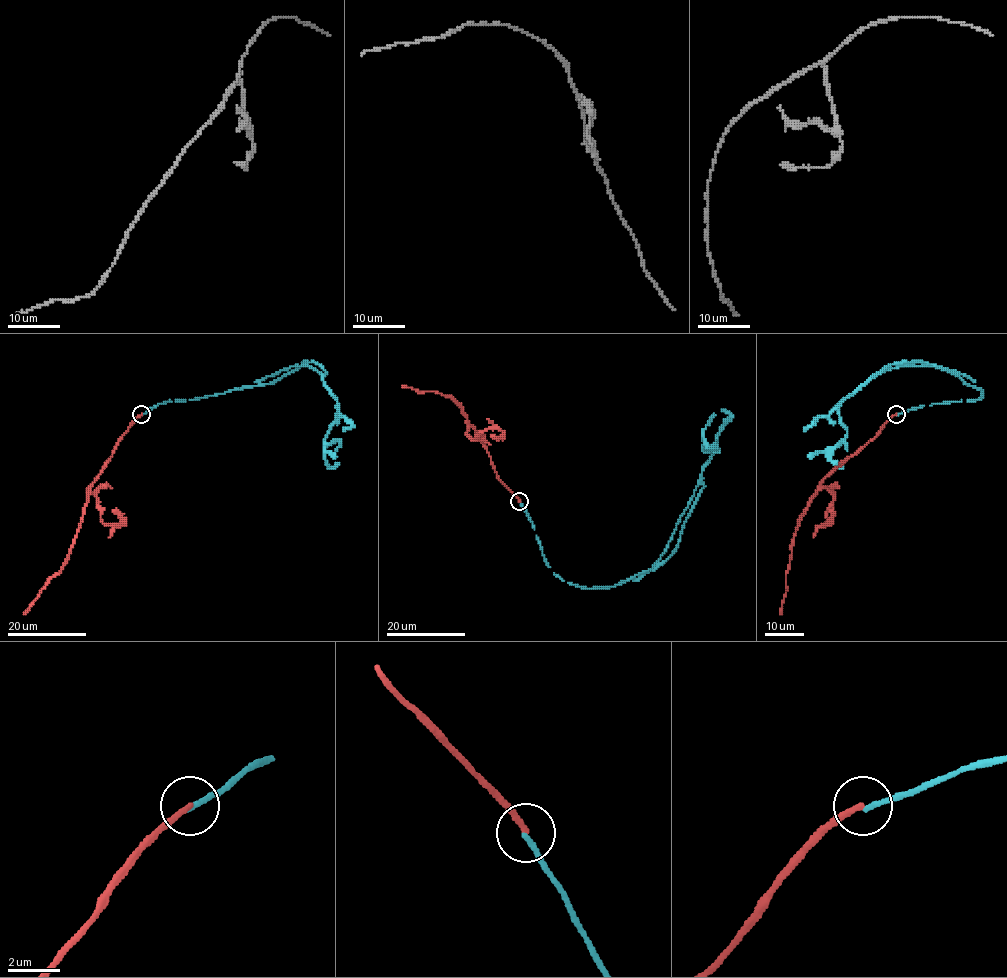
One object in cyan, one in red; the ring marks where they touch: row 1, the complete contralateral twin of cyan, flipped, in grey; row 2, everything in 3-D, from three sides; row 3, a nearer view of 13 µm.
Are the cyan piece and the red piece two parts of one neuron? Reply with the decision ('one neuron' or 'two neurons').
two neurons

